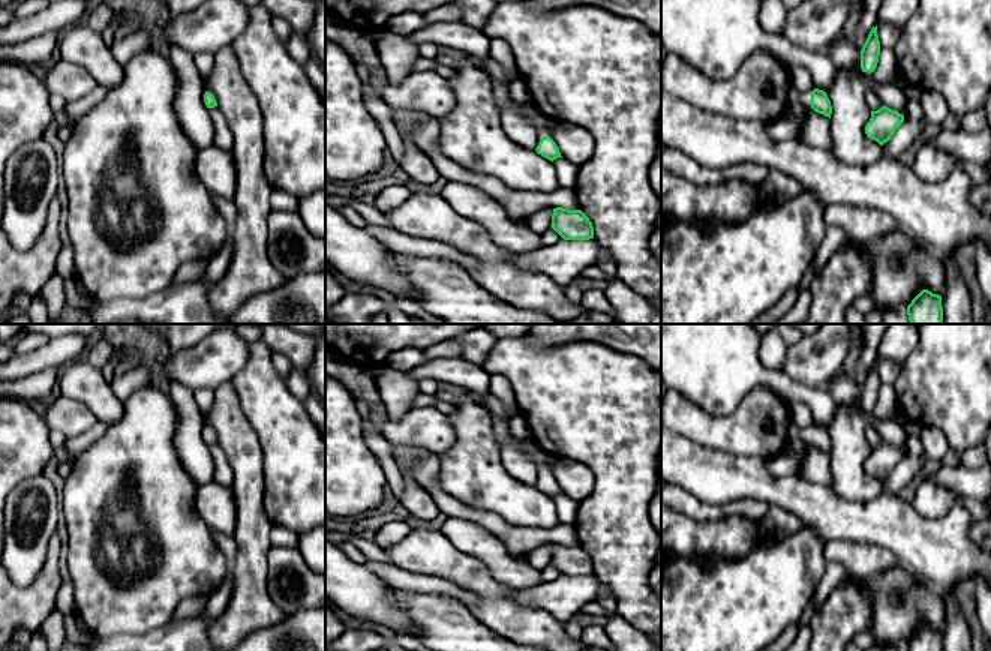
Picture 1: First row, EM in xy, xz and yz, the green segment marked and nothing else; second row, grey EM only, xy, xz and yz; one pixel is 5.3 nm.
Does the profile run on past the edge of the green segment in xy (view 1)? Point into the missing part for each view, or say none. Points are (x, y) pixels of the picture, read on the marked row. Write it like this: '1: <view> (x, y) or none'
1: none

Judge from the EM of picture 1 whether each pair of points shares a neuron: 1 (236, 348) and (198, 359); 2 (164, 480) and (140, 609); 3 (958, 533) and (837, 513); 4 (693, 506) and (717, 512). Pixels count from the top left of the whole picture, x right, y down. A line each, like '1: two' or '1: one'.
1: one
2: one
3: one
4: one

